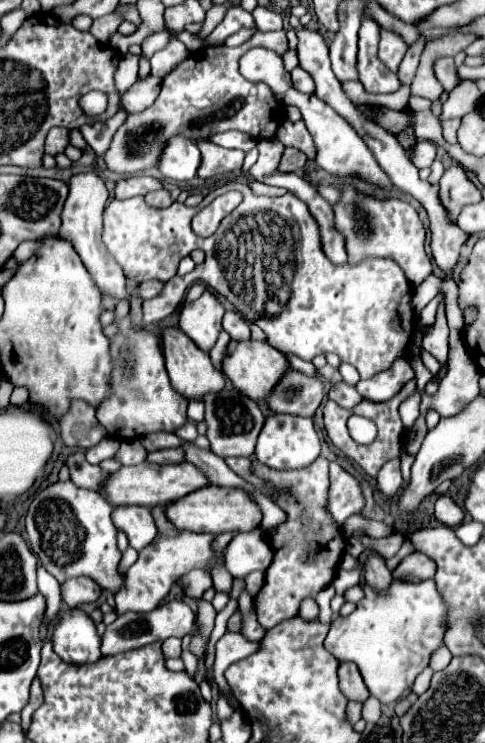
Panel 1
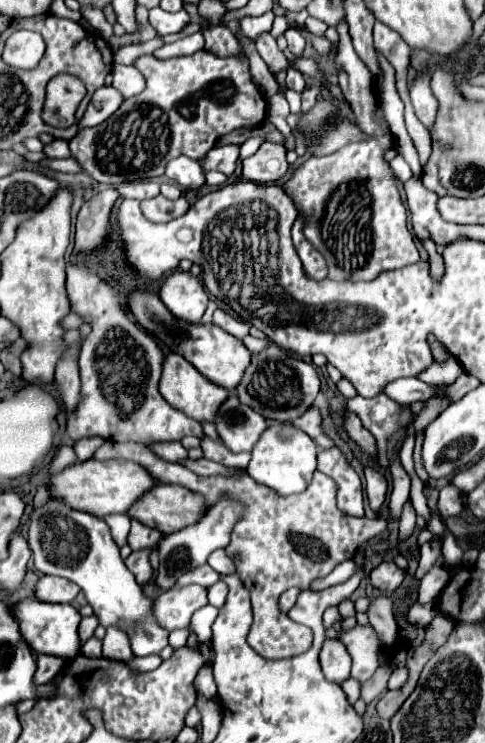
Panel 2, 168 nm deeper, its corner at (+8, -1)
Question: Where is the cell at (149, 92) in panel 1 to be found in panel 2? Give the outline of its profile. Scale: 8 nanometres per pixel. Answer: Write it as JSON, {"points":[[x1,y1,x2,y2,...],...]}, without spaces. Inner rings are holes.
{"points":[[117,64,113,68,113,86,125,98,131,98,131,94,139,94,139,90,143,90,145,78,143,78,143,74,139,74,139,70,135,66]]}

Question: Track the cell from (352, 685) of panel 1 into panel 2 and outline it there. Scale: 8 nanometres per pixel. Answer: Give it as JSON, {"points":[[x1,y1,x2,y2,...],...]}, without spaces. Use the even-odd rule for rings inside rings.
{"points":[[325,638,323,648,319,652,319,660,321,660,321,668,323,668,323,674,327,680,341,684,343,680,349,678,351,656,347,654,341,640]]}

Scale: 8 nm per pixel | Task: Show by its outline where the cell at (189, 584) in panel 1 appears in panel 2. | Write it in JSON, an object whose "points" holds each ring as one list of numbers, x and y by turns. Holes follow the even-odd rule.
{"points":[[203,564,203,566,197,566,193,570,189,570,187,574,183,574,177,582,177,586,185,586,185,584,199,584,199,586,205,586,209,588,211,584,215,584,219,580,219,574,209,566,209,564]]}

